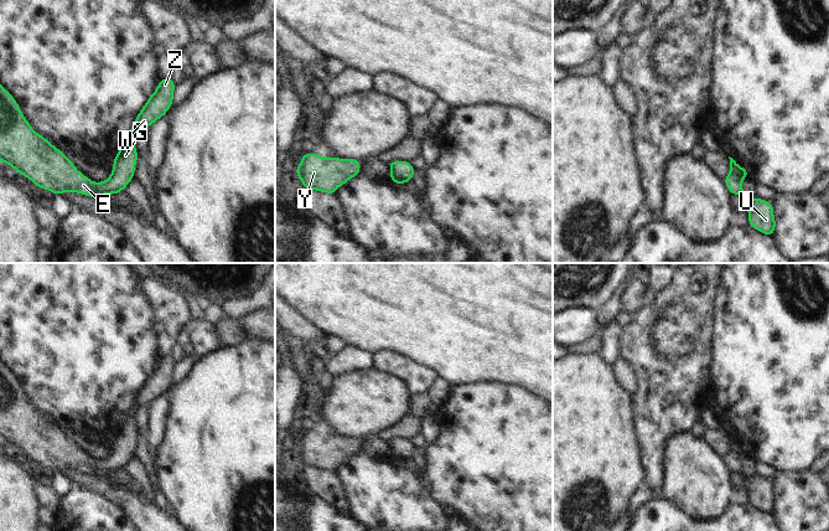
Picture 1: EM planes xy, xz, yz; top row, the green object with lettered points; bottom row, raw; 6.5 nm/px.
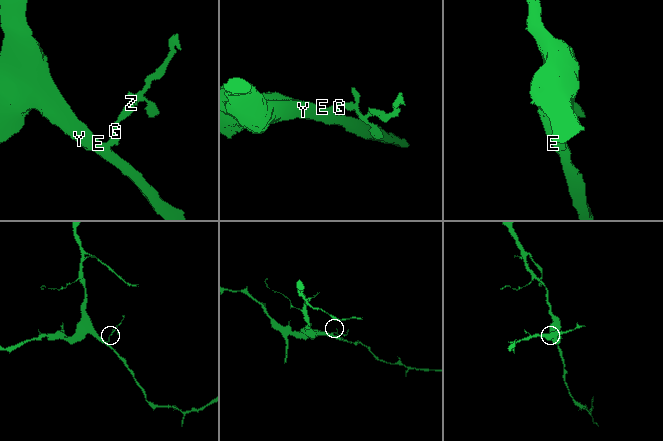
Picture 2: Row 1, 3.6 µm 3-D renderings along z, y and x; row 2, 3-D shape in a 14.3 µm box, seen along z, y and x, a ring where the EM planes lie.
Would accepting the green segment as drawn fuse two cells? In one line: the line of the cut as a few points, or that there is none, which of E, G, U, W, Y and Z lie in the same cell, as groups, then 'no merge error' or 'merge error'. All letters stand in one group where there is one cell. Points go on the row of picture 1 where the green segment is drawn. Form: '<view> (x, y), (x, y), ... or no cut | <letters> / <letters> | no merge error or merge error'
no cut | E G U W Y Z | no merge error

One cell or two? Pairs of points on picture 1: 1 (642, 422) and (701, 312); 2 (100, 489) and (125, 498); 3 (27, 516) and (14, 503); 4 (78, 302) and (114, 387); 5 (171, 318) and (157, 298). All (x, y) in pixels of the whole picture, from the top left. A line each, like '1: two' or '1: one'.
1: one
2: two
3: one
4: one
5: one

